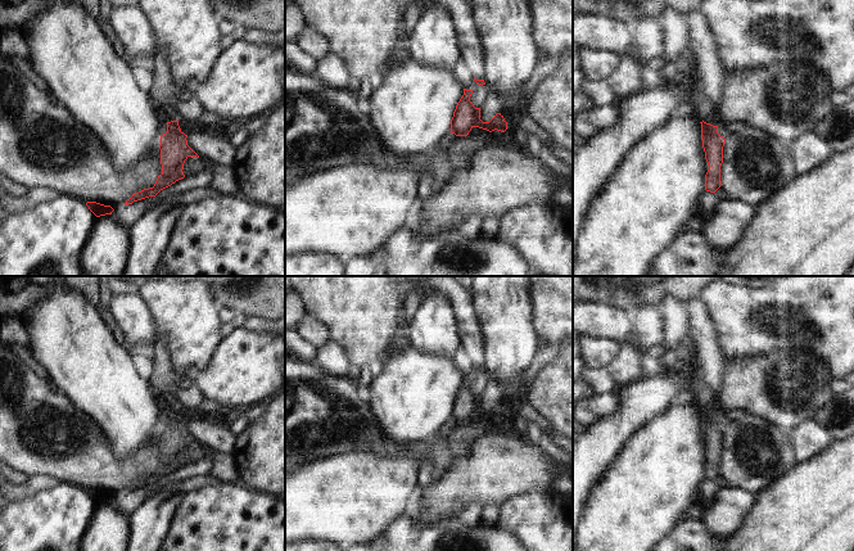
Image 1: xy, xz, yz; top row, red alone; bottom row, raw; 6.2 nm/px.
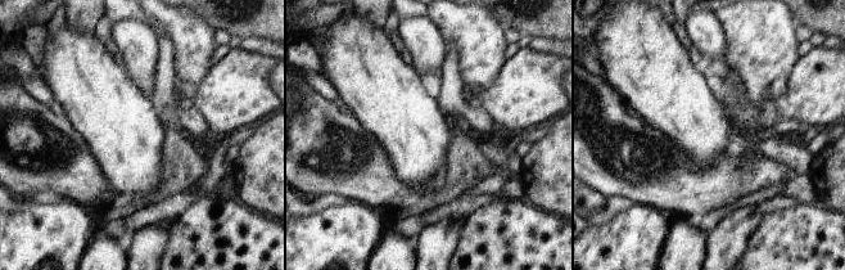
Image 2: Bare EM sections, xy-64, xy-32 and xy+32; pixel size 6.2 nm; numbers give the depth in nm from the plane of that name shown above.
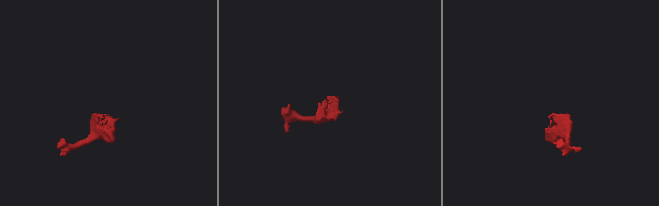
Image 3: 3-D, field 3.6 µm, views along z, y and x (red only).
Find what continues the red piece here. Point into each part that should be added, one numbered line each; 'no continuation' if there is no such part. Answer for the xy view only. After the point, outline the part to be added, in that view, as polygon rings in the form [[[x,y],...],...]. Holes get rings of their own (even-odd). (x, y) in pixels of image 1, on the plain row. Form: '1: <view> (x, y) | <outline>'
no continuation

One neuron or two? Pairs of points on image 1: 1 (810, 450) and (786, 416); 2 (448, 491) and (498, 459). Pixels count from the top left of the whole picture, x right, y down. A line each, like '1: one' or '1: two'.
1: two
2: one

